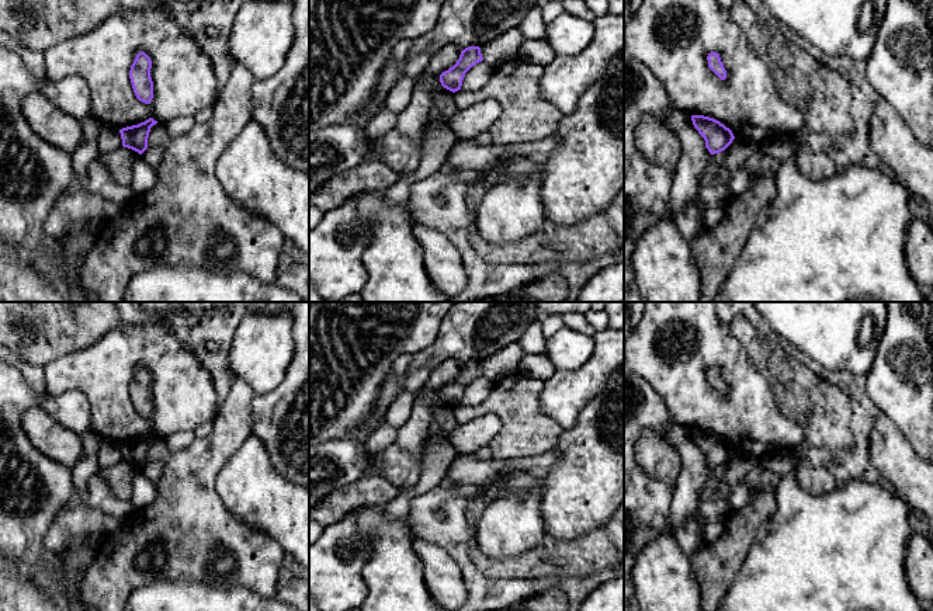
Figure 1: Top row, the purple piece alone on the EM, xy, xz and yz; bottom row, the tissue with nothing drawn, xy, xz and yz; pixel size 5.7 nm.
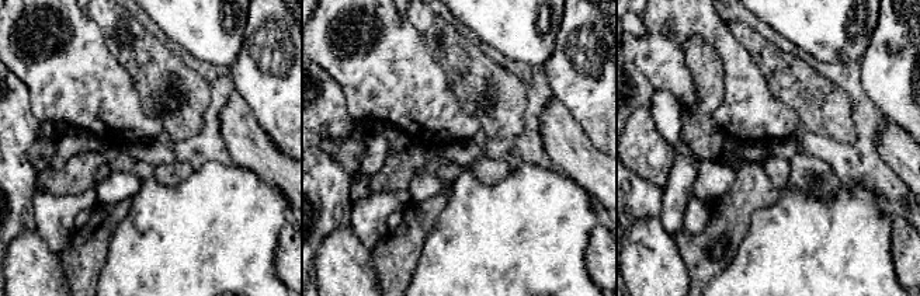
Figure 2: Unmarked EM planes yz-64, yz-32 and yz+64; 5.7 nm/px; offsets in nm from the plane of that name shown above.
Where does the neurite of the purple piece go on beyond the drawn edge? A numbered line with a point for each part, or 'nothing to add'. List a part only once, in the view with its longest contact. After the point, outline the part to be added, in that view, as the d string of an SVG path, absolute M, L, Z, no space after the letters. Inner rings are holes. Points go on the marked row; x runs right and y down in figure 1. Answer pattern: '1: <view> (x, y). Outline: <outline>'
nothing to add

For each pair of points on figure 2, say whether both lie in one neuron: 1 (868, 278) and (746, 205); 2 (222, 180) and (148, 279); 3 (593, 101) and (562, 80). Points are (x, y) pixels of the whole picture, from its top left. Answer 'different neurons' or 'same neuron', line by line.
1: different neurons
2: same neuron
3: same neuron

